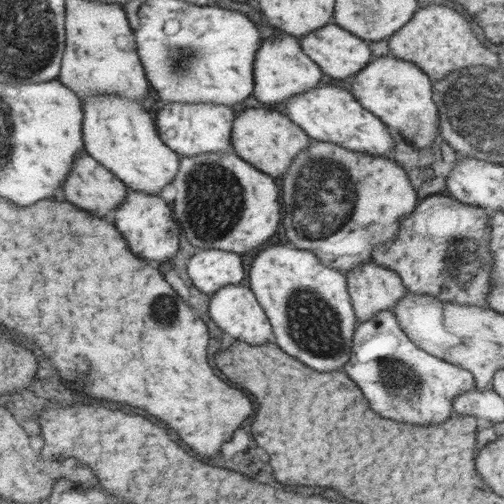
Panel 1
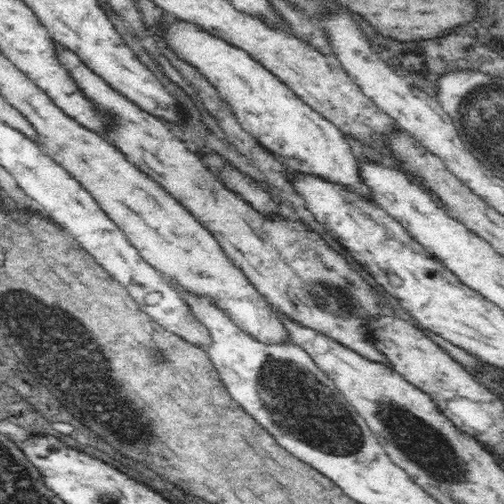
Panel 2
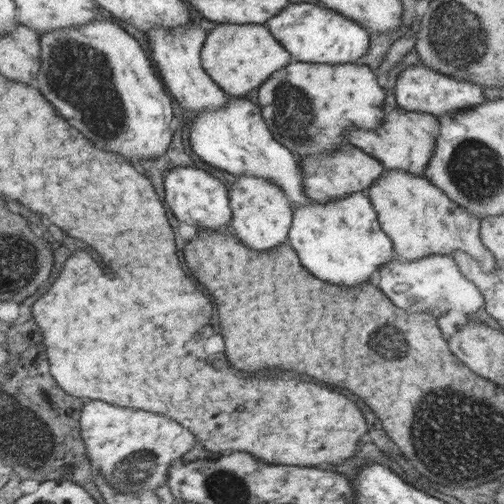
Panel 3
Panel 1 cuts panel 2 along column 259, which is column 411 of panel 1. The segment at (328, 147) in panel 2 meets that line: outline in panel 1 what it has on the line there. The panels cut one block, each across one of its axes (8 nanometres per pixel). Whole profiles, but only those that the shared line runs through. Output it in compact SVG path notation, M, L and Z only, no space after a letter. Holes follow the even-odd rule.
M395 54L387 56L377 56L371 58L371 64L367 64L361 72L355 74L353 84L351 84L351 94L359 100L359 106L363 106L369 114L375 114L385 122L385 126L395 128L401 132L405 140L411 140L415 146L431 146L431 140L435 138L437 132L437 116L435 116L435 100L433 100L433 82L427 80L427 74L417 64L405 62L403 58L395 58Z

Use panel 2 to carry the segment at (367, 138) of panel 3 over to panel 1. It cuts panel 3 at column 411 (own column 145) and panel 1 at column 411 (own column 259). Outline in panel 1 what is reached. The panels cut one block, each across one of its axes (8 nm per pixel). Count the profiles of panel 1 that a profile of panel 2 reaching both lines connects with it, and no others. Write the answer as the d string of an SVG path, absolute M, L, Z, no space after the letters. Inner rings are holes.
M429 194L421 198L415 212L401 218L401 228L397 230L395 238L375 246L373 262L395 270L401 276L407 292L427 292L433 294L435 298L443 298L459 304L487 306L487 294L491 288L489 264L493 260L491 252L487 250L487 236L489 236L487 220L489 220L489 210L485 208L459 202L449 194Z

